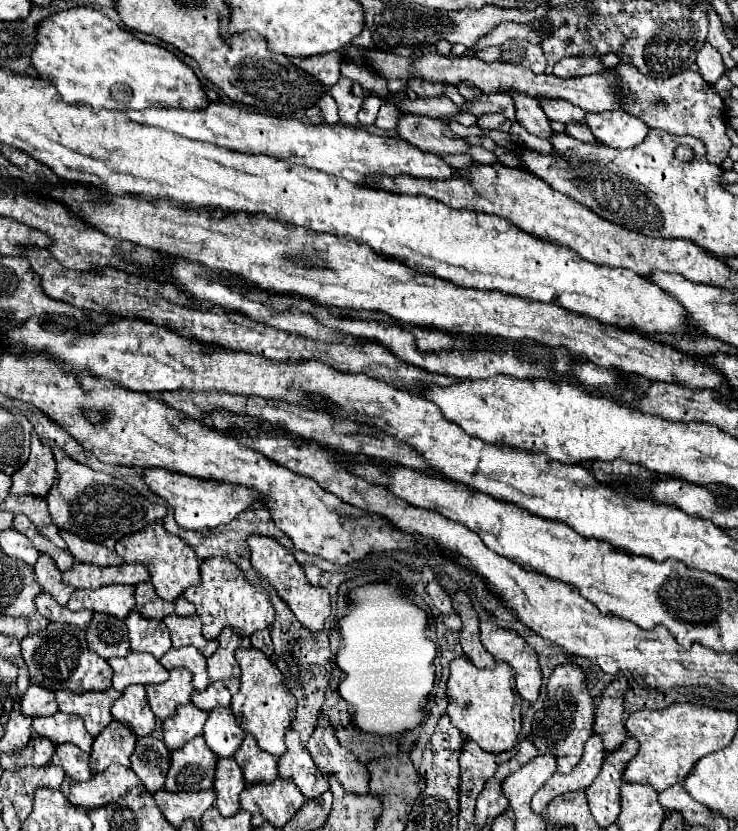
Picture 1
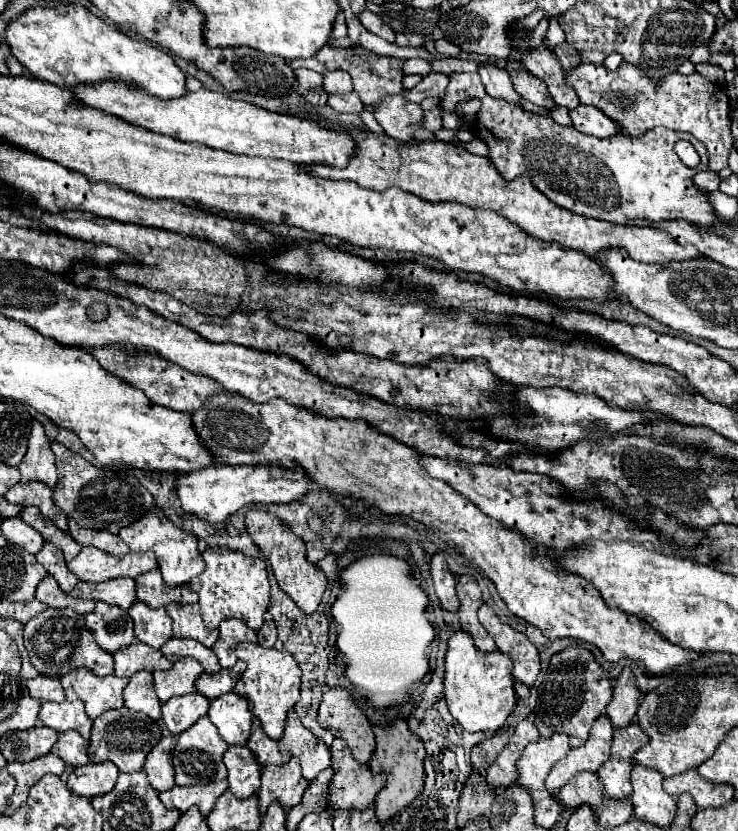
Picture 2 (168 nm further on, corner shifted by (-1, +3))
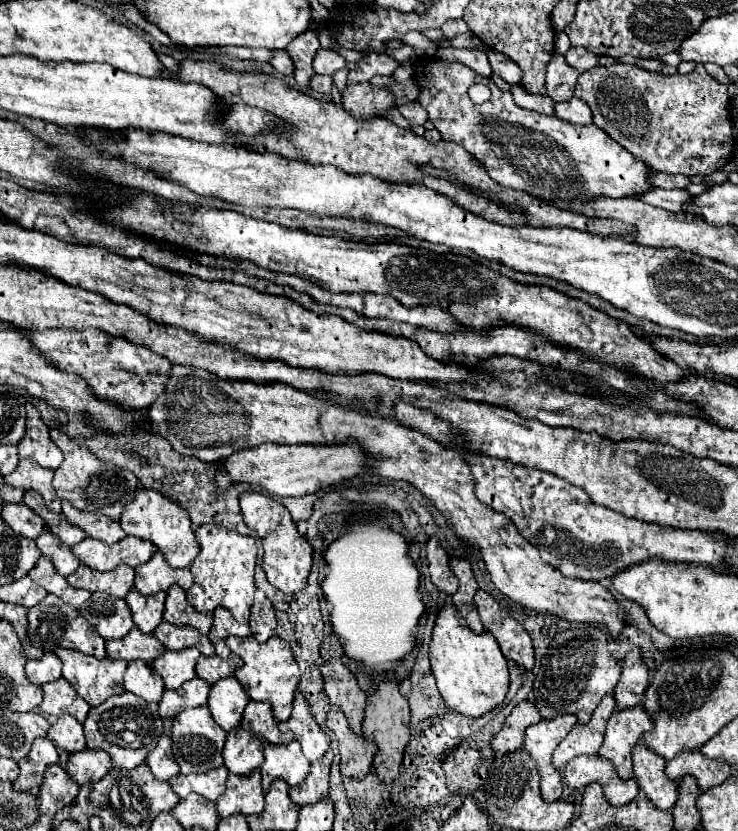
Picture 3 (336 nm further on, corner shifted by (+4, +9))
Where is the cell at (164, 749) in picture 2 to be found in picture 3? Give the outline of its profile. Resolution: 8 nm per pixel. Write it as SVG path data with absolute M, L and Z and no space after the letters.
M163 735L159 739L157 749L147 755L147 765L151 767L153 775L159 781L167 781L167 779L171 779L173 775L179 773L177 761L173 759L173 751L171 751L171 739L167 735Z

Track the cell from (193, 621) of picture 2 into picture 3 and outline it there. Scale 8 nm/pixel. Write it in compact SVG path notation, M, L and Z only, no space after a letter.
M169 587L163 619L177 625L191 625L199 629L203 635L209 633L211 623L213 623L211 613L199 613L185 601L185 591L181 587Z

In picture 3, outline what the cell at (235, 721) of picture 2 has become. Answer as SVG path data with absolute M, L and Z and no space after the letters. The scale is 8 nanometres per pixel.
M225 677L217 685L211 687L207 707L211 711L211 717L215 719L215 723L221 729L231 731L233 727L237 727L241 723L243 709L251 701L245 695L247 695L245 689L241 687L241 683L237 683L235 677Z

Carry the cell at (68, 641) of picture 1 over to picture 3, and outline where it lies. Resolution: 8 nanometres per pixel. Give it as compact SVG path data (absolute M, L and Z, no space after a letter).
M47 595L41 603L37 603L37 607L29 609L29 639L35 647L43 651L55 651L59 647L67 647L93 655L97 659L105 657L105 639L101 639L101 635L97 635L97 631L93 631L89 623L85 623L85 619L77 609L61 601L57 595Z

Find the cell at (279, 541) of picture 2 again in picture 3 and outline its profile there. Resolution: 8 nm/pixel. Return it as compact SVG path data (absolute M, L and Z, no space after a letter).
M245 491L239 499L241 513L245 523L257 531L263 543L263 571L267 575L267 581L275 585L283 593L297 593L307 587L307 575L313 563L313 549L307 543L305 537L301 537L295 529L295 523L291 519L291 513L285 505L275 501L273 497L267 497L263 493Z

